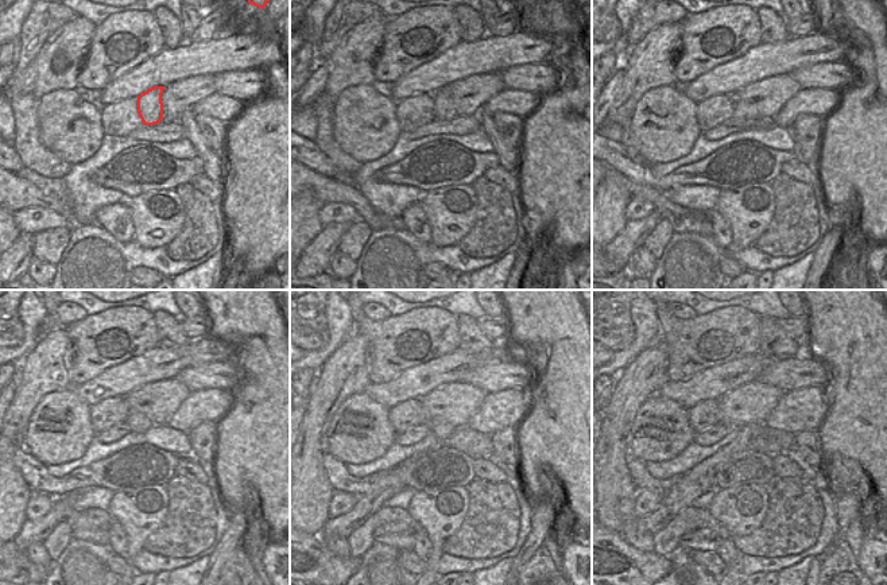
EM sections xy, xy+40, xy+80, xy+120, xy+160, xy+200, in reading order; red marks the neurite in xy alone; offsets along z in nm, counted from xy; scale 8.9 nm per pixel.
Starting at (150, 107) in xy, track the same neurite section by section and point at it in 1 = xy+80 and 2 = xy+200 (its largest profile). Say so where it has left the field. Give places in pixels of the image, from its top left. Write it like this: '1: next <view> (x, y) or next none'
1: next xy+80 (744, 115)
2: next xy+200 (701, 479)

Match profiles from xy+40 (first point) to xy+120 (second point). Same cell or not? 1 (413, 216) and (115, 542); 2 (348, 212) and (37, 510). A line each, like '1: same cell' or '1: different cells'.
1: same cell
2: same cell

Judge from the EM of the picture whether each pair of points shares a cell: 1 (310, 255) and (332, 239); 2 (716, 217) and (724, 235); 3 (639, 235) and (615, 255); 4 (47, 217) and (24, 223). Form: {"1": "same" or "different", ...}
{"1": "same", "2": "same", "3": "same", "4": "same"}

